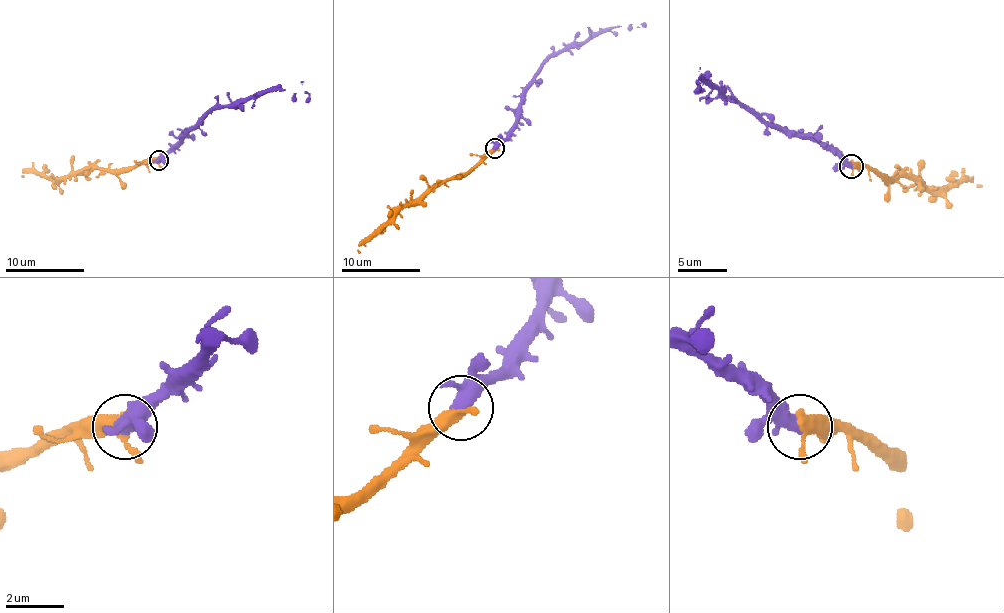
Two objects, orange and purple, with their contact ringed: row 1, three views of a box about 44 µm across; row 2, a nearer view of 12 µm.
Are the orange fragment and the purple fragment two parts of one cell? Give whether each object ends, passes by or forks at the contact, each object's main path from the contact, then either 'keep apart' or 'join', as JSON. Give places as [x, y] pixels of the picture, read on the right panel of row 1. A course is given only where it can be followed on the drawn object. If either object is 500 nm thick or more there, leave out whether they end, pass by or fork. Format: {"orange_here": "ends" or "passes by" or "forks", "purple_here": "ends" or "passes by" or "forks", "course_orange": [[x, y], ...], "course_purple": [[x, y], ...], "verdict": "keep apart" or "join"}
{"orange_here": "passes by", "purple_here": "passes by", "course_orange": [[850, 166], [870, 166], [880, 176], [905, 176], [929, 189], [974, 181], [981, 186]], "course_purple": [[850, 166], [816, 139], [772, 127], [737, 100], [730, 100], [705, 78], [698, 78], [698, 88], [693, 93]], "verdict": "join"}

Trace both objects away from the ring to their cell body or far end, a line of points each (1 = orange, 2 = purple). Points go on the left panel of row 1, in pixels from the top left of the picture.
1: (158, 161), (140, 161), (130, 169), (87, 169), (59, 178), (22, 173), (24, 176)
2: (158, 161), (215, 107), (231, 107), (269, 90), (284, 90), (292, 96), (306, 94), (308, 102)

